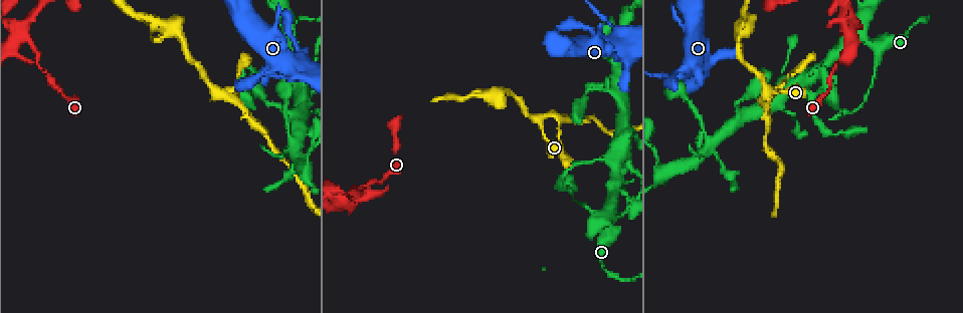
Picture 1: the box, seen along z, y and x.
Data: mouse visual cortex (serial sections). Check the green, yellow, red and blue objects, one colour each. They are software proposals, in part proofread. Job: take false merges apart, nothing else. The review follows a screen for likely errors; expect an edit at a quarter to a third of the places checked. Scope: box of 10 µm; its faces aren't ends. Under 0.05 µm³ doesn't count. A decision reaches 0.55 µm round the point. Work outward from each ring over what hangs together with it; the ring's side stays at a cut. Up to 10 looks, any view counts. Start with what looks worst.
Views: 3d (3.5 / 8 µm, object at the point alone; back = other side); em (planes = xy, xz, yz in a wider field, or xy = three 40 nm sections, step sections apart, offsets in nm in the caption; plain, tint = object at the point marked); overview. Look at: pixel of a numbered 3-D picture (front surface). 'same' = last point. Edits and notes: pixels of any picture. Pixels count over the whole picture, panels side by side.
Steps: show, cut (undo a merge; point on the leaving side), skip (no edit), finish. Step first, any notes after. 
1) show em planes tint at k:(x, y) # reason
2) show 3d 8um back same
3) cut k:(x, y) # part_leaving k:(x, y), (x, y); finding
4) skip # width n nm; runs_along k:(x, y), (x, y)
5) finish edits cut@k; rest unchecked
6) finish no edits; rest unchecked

show 3d 8um at 1:(541, 115) # sharp bend

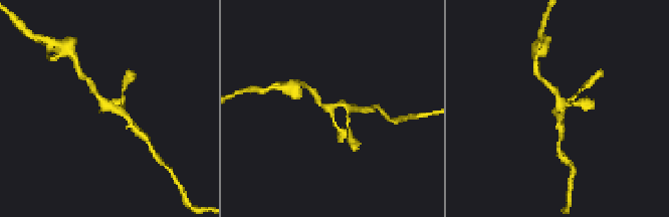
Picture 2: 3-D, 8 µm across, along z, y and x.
show 3d 3.5um same # closer look

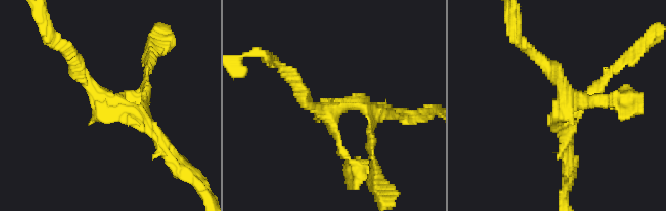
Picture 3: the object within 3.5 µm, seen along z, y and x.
show em xy step 5 tint at 3:(560, 108) # arms 4; arm_widths 150, 150, 200, 200 nm

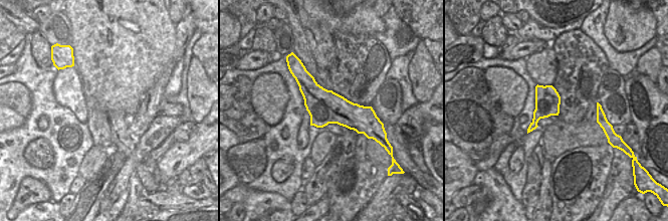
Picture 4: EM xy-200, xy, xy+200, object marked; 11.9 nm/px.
skip # one cell here

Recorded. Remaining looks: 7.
show 3d 3.5um at 1:(838, 62) # three-way junction

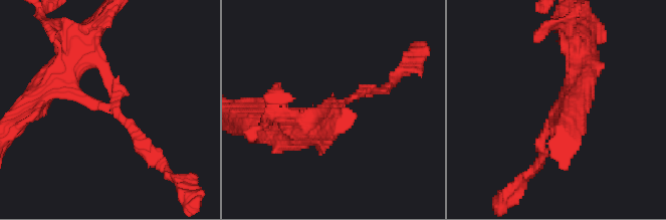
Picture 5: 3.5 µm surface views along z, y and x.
show em xy step 5 tint at 5:(345, 105) # arms 3; arm_widths 150, 150, 150 nm; shape alone is not enough

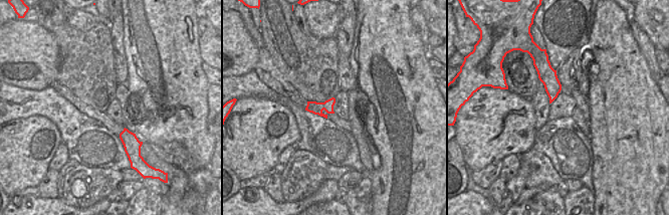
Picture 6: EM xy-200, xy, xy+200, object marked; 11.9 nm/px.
skip # runs_along 5:(541, 160), (541, 139), (578, 58); continuous, no second cell

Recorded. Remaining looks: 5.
show 3d 8um at 1:(493, 93) # abrupt turn

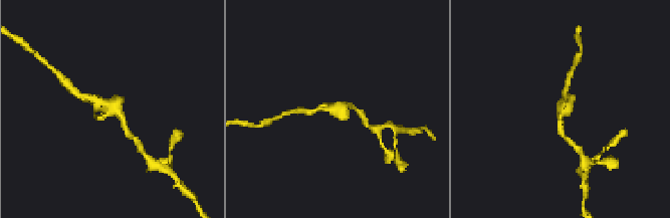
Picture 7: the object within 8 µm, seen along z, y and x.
show 3d 3.5um same

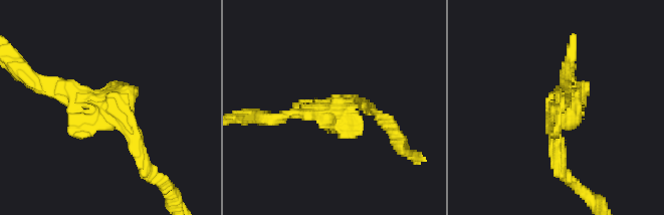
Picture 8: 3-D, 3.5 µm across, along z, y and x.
show em xy step 5 tint at 8:(337, 107)

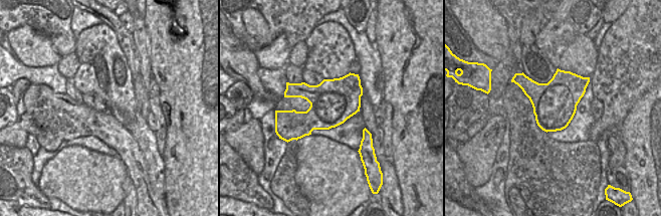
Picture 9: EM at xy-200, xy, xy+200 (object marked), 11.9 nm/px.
skip # width 550 nm; runs_along 8:(145, 165), (111, 103), (52, 85); one cell here

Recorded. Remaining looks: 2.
finish no edits; rest unchecked

